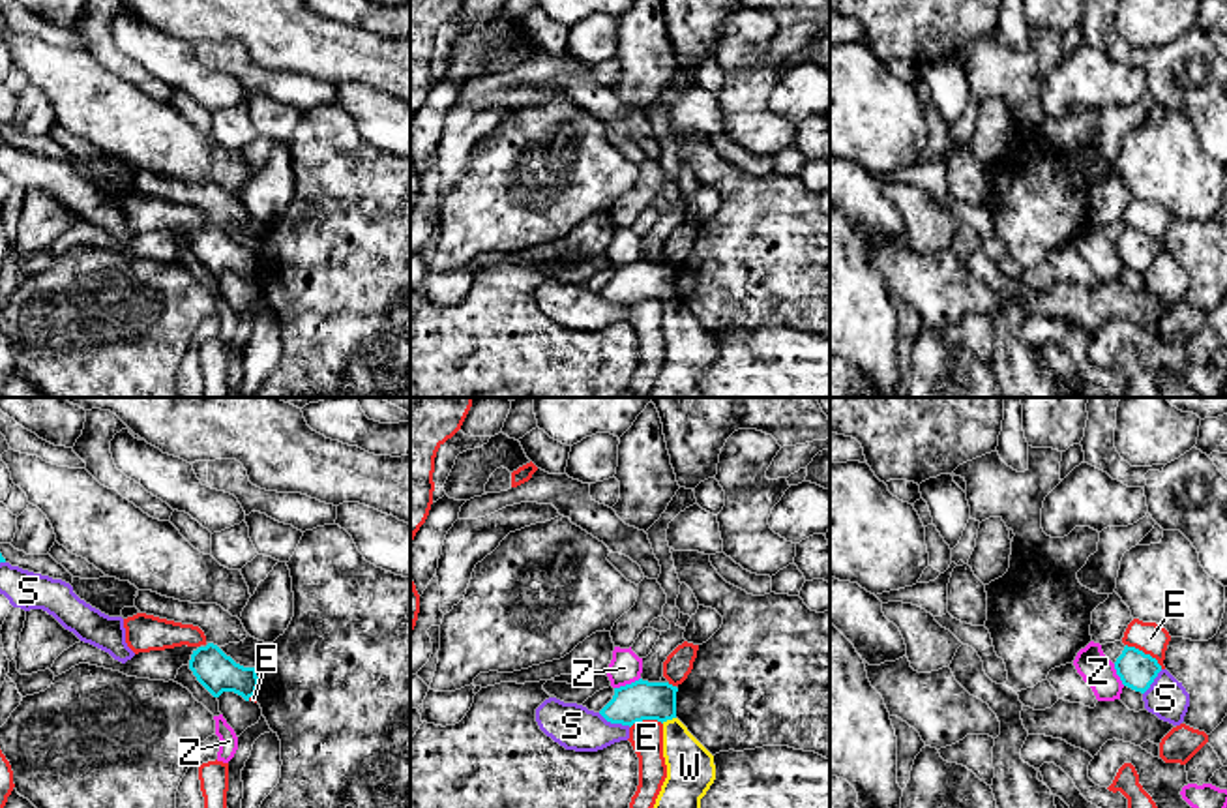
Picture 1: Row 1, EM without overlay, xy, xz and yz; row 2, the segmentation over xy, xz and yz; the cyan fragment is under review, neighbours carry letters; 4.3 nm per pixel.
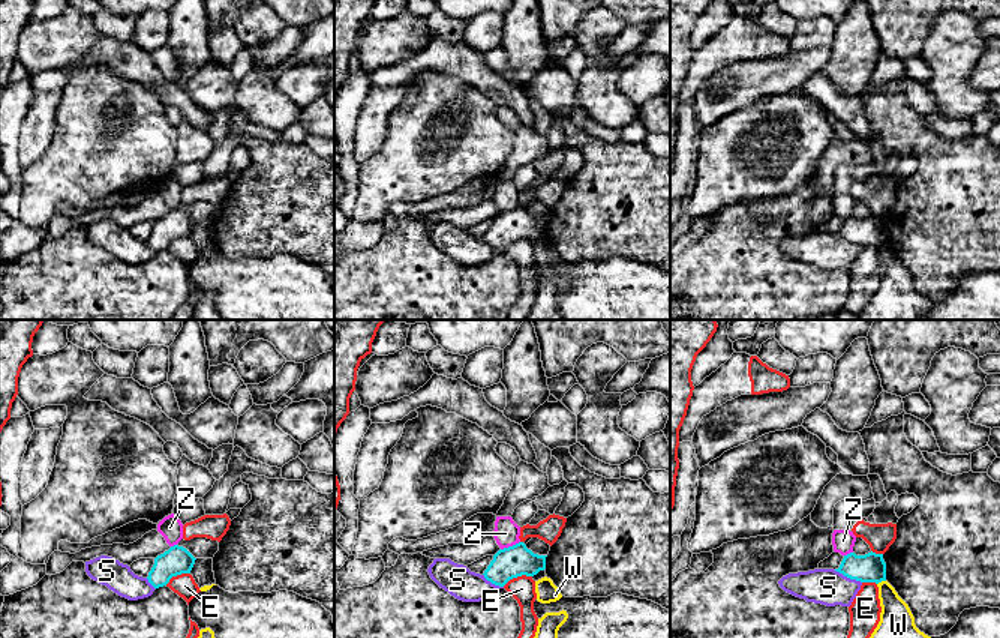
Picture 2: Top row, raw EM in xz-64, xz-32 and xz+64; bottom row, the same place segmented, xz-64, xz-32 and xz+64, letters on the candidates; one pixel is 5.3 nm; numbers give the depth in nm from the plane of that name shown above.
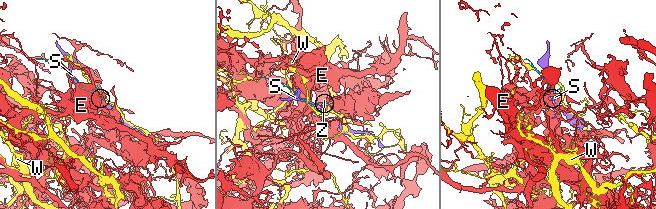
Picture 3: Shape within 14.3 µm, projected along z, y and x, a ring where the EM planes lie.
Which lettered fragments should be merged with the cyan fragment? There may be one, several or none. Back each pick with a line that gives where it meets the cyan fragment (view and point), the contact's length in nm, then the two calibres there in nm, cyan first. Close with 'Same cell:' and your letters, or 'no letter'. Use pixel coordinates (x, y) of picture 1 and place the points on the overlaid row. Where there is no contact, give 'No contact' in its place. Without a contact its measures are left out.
Same cell: no letter

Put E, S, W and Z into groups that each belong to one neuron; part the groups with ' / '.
E / S / W / Z

